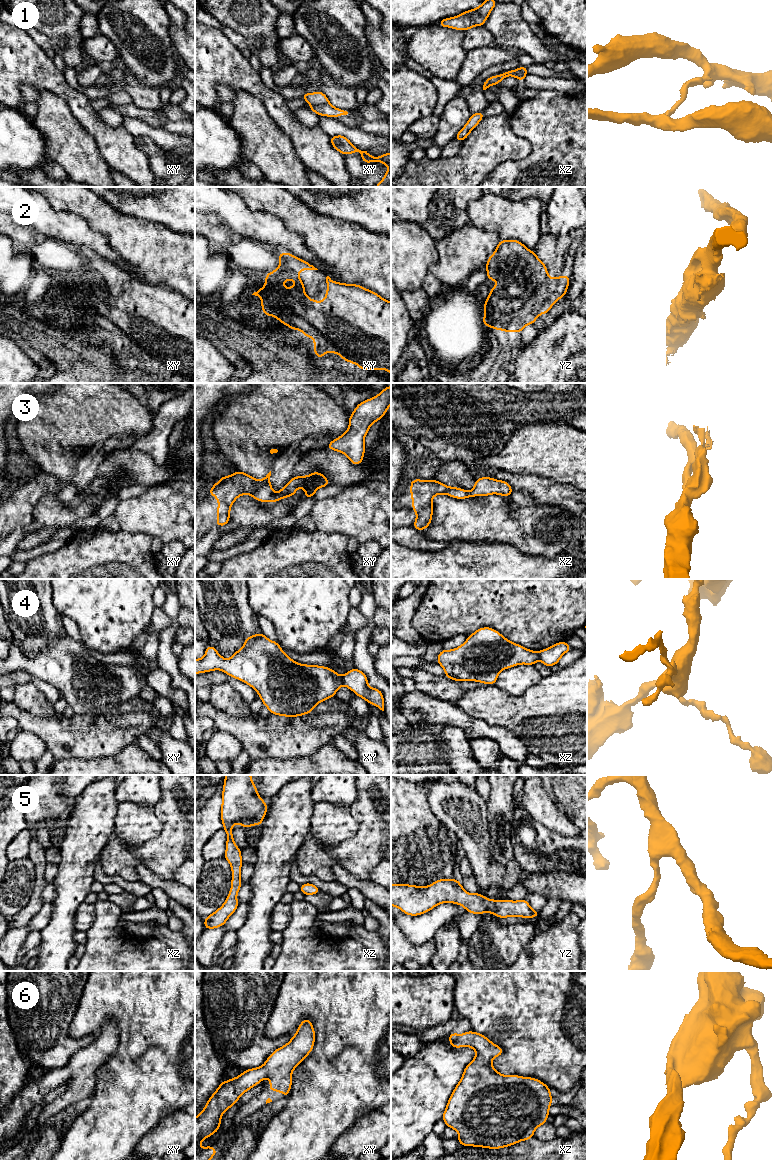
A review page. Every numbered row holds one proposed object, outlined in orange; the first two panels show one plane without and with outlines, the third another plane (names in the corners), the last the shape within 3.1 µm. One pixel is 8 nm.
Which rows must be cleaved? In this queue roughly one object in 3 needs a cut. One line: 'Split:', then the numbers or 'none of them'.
Split: 1, 3, 4

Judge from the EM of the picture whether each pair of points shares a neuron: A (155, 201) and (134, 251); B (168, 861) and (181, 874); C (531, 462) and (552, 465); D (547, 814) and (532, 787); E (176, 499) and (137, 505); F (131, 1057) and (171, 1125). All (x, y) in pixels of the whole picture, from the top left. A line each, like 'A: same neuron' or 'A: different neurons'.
A: different neurons
B: different neurons
C: same neuron
D: same neuron
E: same neuron
F: different neurons

